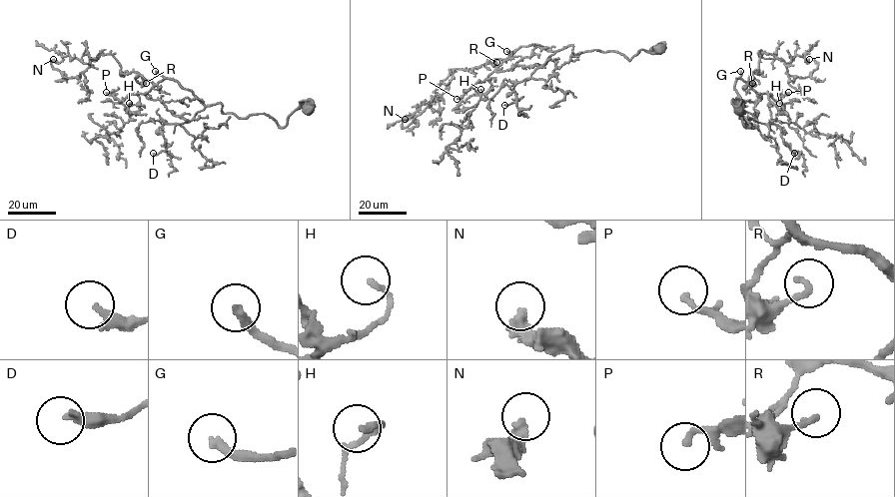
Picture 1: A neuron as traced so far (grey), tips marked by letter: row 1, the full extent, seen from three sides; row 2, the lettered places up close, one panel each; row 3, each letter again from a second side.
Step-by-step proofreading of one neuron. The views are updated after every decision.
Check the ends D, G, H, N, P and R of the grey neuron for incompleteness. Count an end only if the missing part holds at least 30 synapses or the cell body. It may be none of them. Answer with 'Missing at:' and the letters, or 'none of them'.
Missing at: G

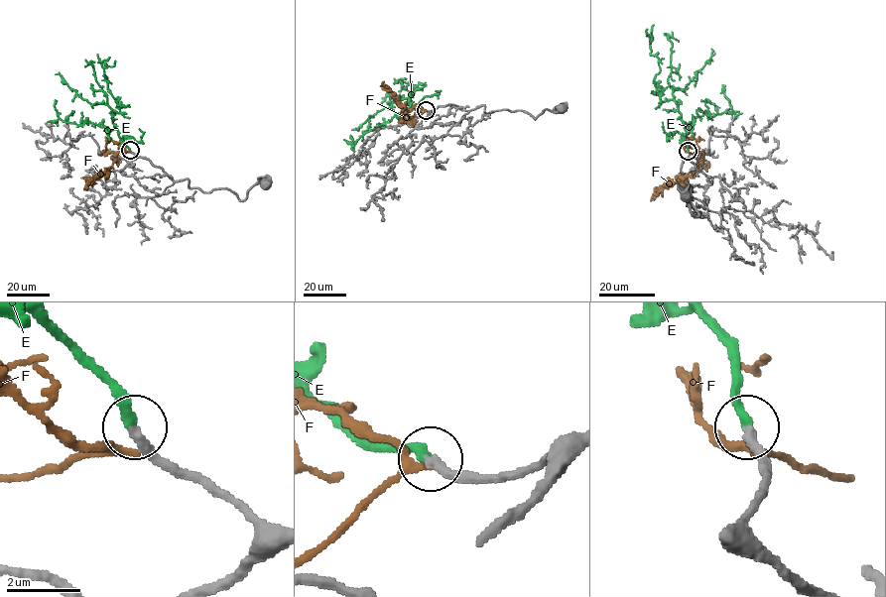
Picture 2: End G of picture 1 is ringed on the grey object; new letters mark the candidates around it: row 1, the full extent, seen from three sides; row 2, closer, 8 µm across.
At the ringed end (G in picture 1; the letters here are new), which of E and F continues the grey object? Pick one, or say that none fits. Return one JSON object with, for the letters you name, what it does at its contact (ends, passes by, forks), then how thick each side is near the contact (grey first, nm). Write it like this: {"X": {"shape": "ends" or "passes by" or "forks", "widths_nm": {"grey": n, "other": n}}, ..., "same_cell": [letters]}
{"E": {"shape": "ends", "widths_nm": {"grey": 280, "other": 280}}, "same_cell": ["E"]}

